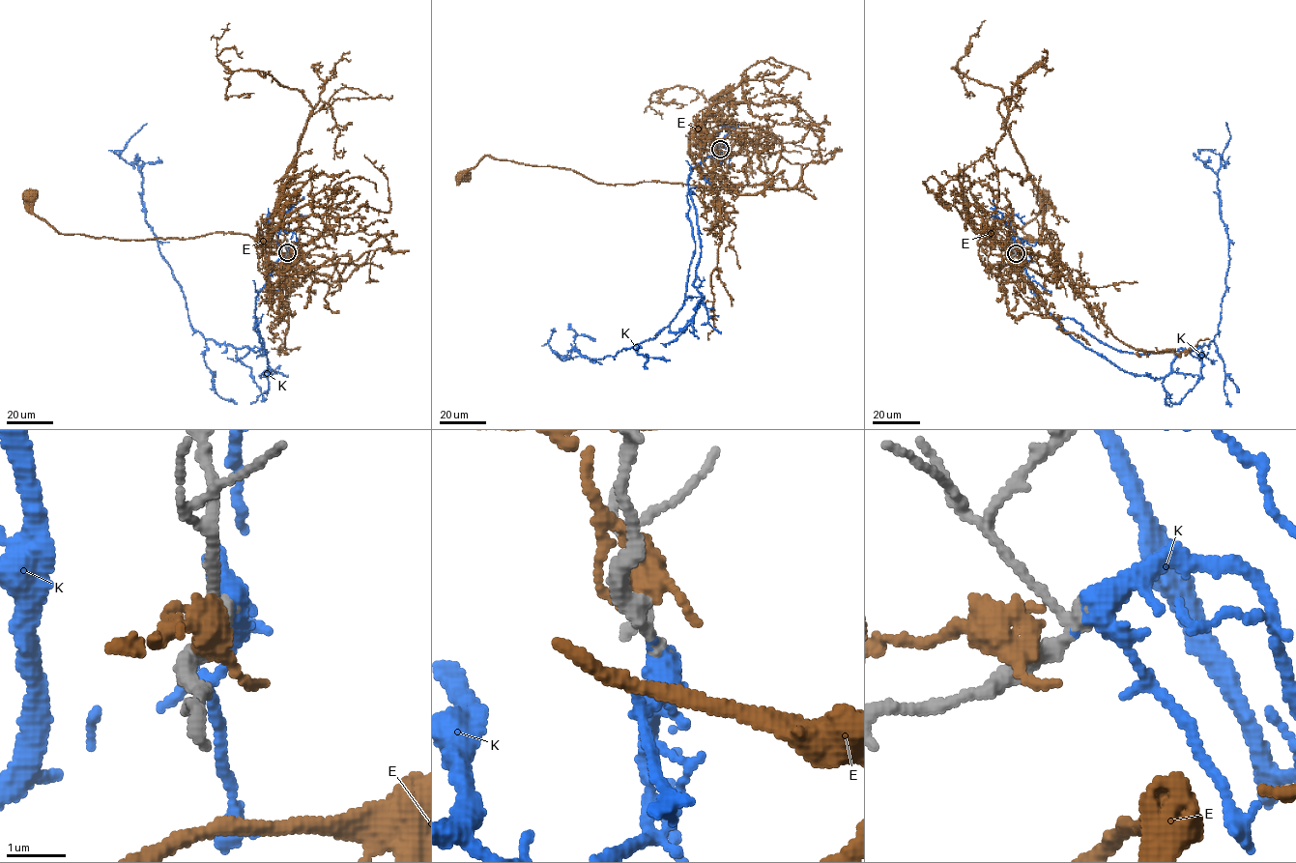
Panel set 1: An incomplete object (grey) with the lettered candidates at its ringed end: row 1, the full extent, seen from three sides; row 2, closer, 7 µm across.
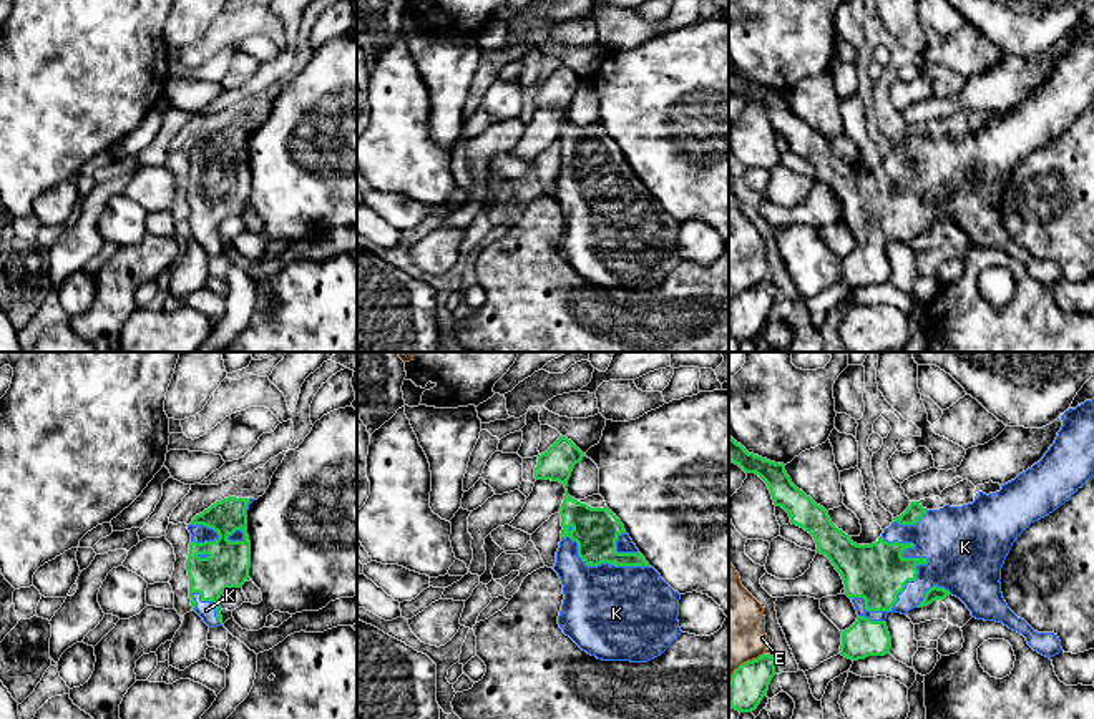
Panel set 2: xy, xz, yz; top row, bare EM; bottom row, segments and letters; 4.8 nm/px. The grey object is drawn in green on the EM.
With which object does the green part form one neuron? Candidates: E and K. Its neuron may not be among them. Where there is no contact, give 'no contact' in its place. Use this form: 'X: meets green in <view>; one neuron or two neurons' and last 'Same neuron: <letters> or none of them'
E: meets green in yz; two neurons
K: meets green in yz; one neuron
Same neuron: K

